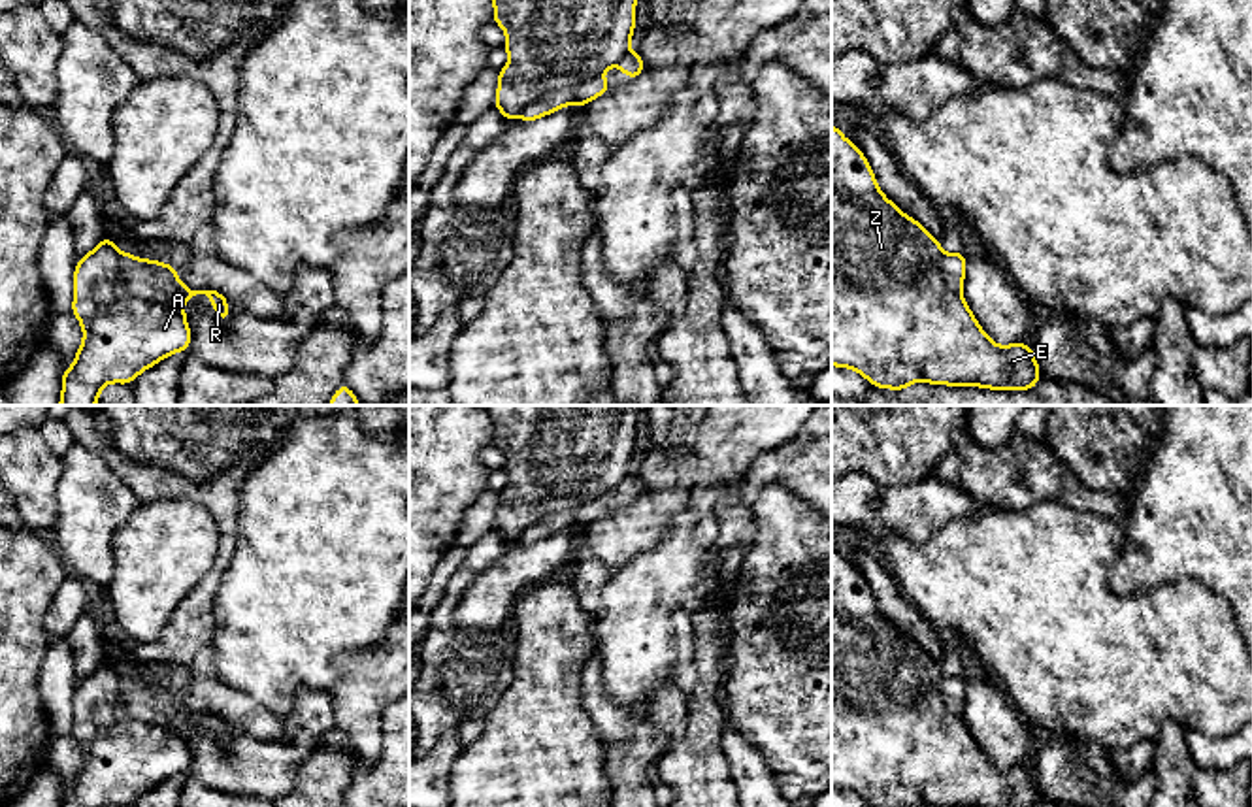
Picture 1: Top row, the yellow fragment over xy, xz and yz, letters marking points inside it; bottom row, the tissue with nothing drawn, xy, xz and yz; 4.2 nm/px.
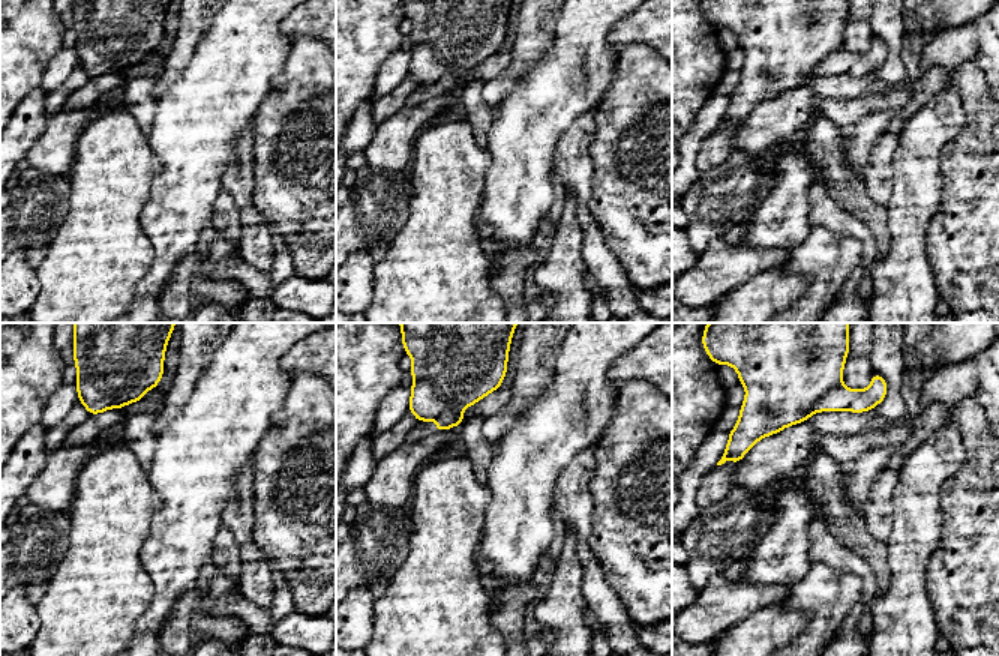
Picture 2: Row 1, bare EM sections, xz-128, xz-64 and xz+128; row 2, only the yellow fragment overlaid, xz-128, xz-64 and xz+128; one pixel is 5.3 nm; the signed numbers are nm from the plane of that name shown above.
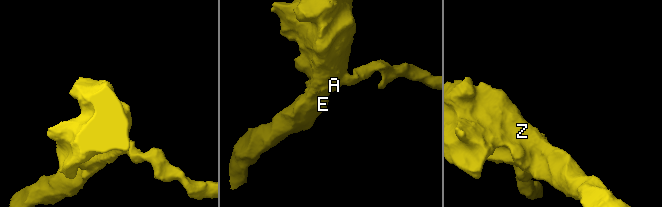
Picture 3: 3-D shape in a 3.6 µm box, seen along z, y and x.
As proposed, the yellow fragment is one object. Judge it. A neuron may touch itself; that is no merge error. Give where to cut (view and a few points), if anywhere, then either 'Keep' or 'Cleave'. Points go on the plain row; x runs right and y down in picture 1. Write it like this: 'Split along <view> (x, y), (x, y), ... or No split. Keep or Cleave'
Split along xz (600, 496), (572, 510), (542, 517), (519, 538). Cleave

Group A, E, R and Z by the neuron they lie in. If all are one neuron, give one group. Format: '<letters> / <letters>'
A E Z / R

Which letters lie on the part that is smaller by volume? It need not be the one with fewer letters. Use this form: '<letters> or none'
R

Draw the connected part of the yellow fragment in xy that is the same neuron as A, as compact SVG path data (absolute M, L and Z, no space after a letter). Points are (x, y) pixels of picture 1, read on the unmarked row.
M111 660L77 683L72 735L83 750L62 807L130 807L140 796L190 769L185 737L126 713Z

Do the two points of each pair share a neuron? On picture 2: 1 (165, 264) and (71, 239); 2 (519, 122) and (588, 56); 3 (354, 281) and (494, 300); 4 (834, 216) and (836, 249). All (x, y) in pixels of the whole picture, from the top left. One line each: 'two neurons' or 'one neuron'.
1: two neurons
2: one neuron
3: two neurons
4: two neurons

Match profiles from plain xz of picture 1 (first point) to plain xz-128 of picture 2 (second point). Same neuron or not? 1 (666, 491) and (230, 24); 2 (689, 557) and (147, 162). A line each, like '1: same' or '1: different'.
1: different
2: different

